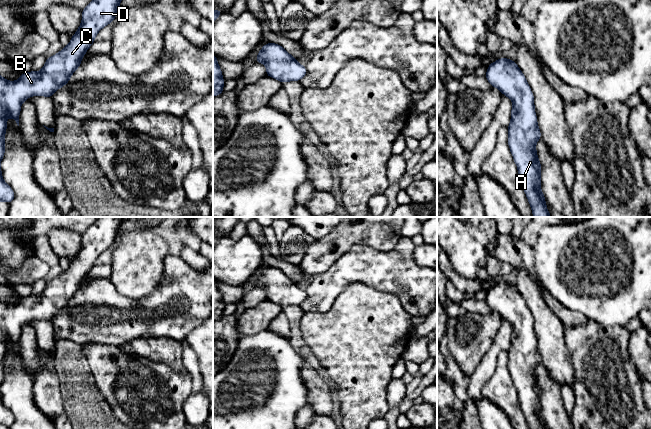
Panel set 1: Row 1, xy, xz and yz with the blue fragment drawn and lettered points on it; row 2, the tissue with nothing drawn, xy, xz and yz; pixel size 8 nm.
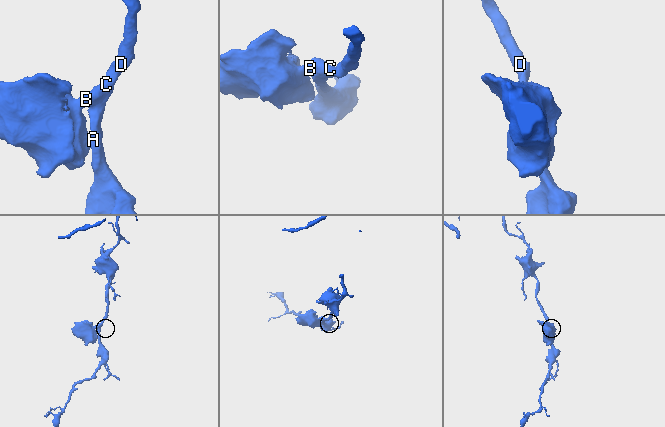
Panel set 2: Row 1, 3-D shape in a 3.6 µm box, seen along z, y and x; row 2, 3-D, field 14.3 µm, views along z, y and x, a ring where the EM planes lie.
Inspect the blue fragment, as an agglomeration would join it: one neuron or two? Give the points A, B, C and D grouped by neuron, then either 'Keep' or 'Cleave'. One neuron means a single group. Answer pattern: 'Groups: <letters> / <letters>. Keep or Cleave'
Groups: A B C D. Keep

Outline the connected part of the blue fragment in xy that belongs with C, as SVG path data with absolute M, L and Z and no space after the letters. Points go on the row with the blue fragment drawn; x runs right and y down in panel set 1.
M92 0L82 10L82 21L70 43L60 52L46 59L45 65L39 71L30 71L20 75L17 81L8 81L0 75L0 163L5 153L6 119L12 117L19 126L21 104L31 96L51 98L56 90L70 81L71 75L81 66L81 59L95 41L97 33L112 23L116 17L121 0Z

